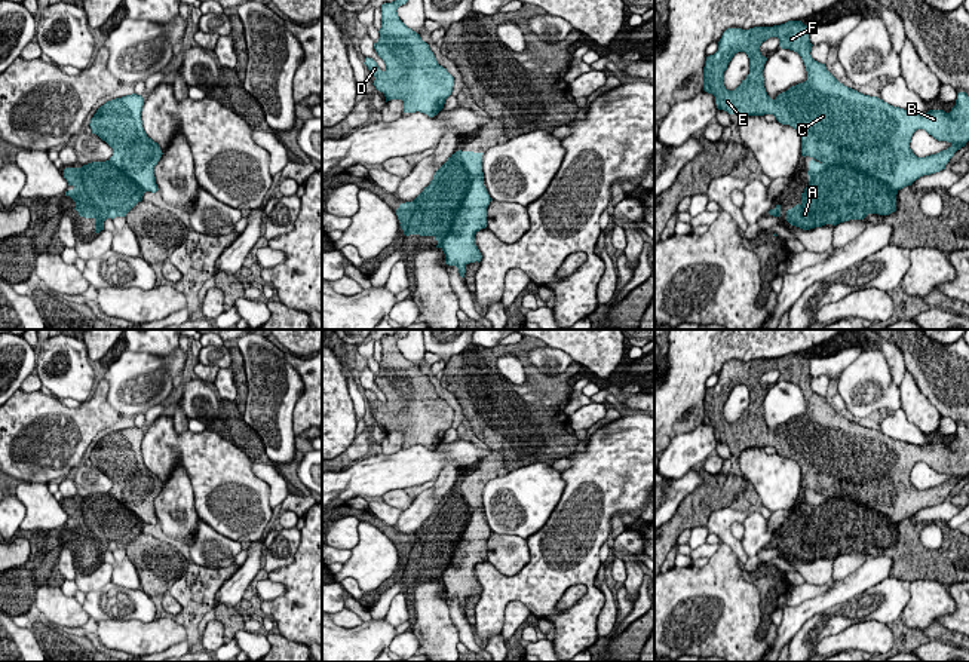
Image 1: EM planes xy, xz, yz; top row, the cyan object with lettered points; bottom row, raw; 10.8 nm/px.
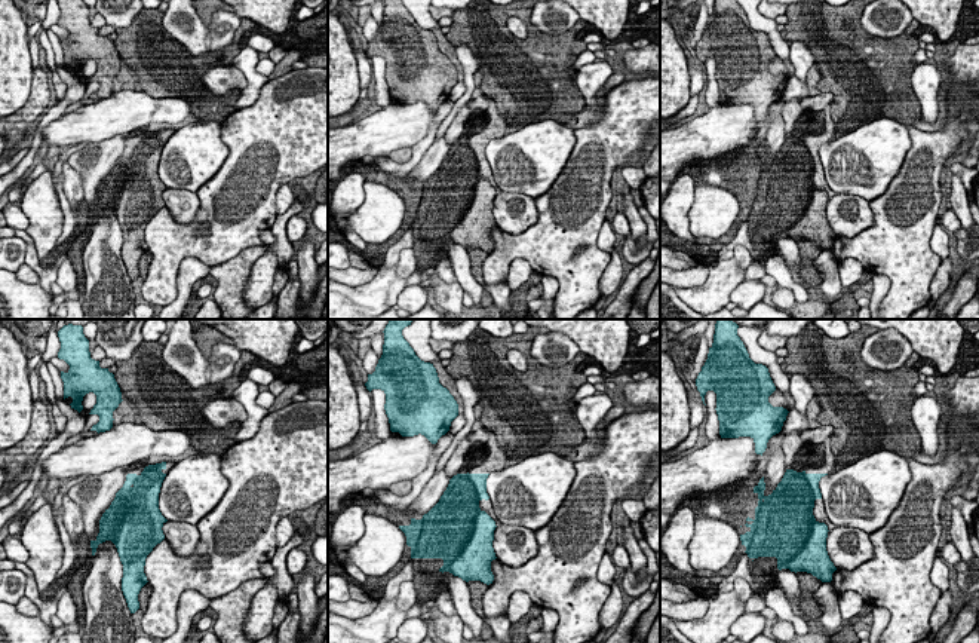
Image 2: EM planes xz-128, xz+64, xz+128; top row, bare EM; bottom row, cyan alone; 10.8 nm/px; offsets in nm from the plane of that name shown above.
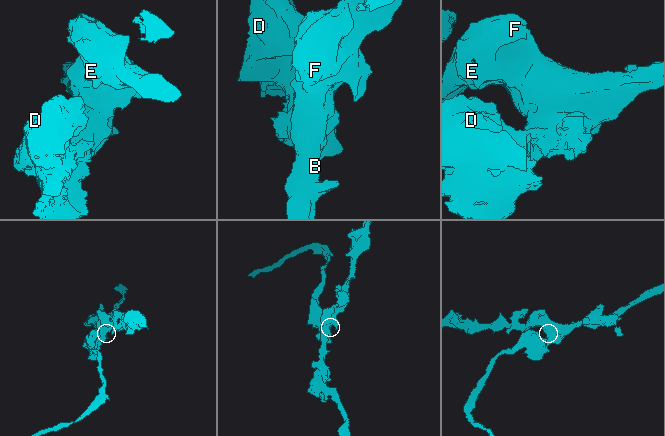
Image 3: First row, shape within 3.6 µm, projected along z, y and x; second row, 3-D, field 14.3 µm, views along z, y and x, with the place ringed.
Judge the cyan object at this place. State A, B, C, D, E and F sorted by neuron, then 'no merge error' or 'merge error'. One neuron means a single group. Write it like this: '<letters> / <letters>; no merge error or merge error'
A D / B C E F; merge error

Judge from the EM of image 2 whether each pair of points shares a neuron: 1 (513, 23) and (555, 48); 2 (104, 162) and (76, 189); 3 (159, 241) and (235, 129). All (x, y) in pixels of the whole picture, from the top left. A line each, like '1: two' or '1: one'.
1: two
2: two
3: one

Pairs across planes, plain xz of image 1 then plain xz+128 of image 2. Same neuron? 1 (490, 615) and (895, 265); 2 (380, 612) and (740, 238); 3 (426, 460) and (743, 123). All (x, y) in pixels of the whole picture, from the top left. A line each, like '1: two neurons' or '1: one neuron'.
1: one neuron
2: one neuron
3: one neuron

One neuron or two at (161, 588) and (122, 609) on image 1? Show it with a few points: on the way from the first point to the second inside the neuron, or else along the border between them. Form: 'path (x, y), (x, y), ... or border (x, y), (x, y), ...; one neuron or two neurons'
border (141, 588), (152, 597); two neurons

